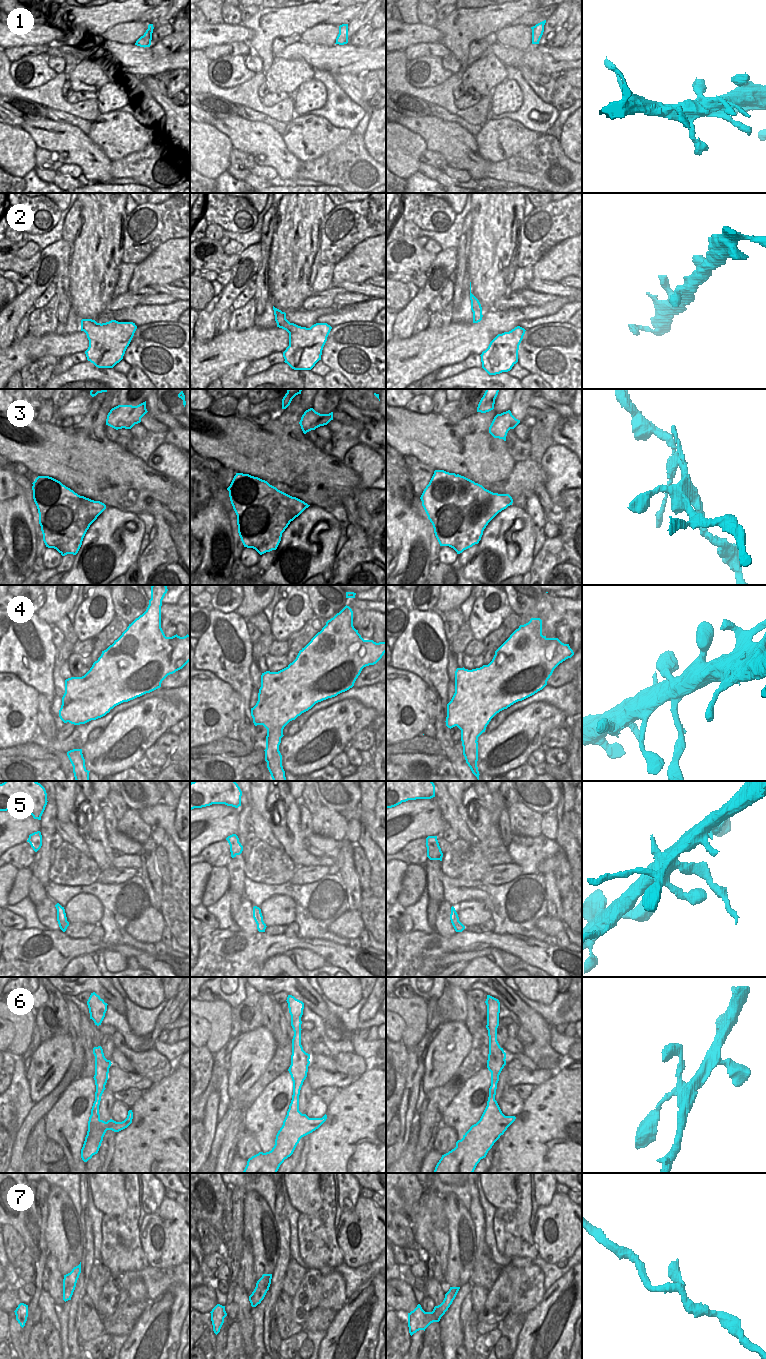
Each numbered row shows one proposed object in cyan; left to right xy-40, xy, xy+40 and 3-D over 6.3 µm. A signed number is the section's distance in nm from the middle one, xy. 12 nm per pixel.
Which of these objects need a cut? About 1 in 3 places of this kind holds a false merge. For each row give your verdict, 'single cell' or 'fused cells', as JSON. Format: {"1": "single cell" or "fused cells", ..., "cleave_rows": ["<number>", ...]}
{"1": "single cell", "2": "single cell", "3": "fused cells", "4": "fused cells", "5": "fused cells", "6": "single cell", "7": "single cell", "cleave_rows": ["3", "4", "5"]}

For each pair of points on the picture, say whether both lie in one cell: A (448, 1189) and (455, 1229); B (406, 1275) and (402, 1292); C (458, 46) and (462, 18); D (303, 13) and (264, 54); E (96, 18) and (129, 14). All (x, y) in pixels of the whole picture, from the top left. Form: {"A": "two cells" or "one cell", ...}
{"A": "two cells", "B": "two cells", "C": "one cell", "D": "one cell", "E": "one cell"}

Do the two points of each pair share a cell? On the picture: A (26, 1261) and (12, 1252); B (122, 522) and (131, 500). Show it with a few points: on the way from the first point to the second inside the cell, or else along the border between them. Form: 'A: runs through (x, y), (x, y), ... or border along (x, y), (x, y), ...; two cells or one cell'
A: border along (24, 1249), (12, 1263); two cells
B: border along (106, 505), (137, 514); two cells

